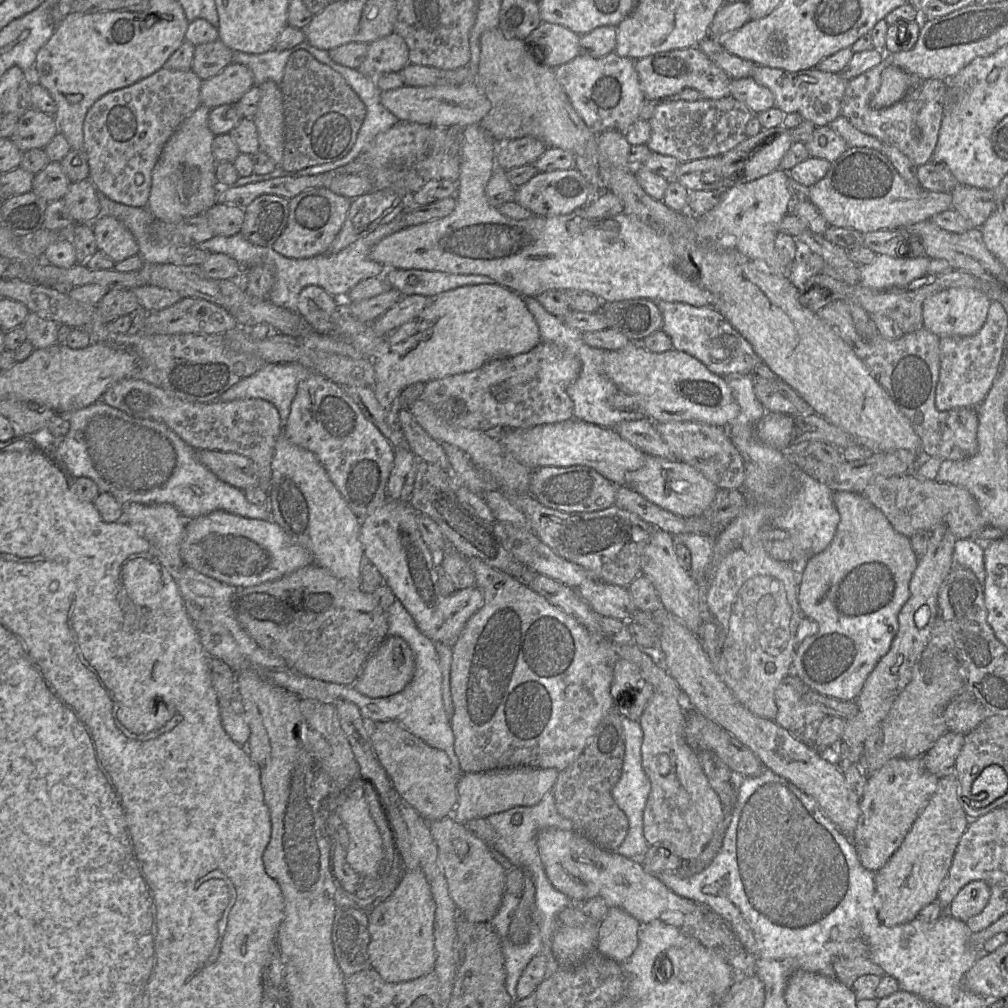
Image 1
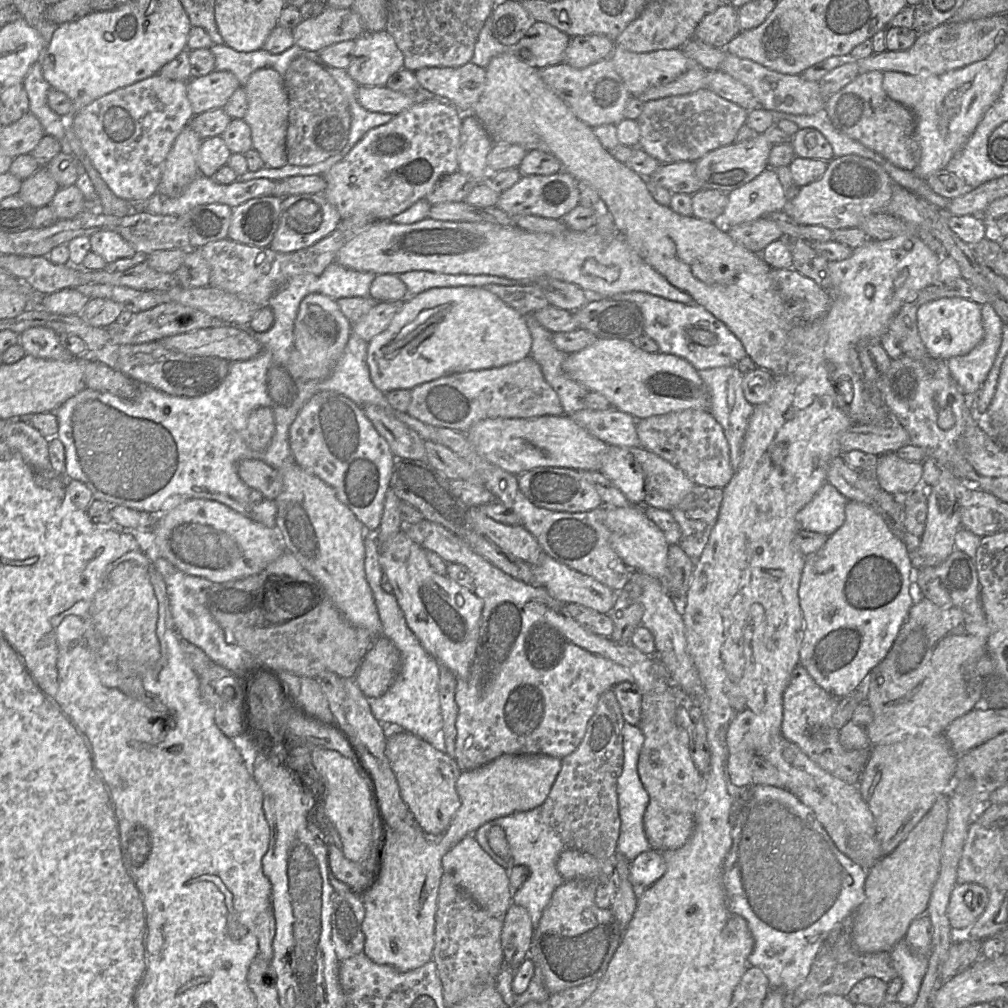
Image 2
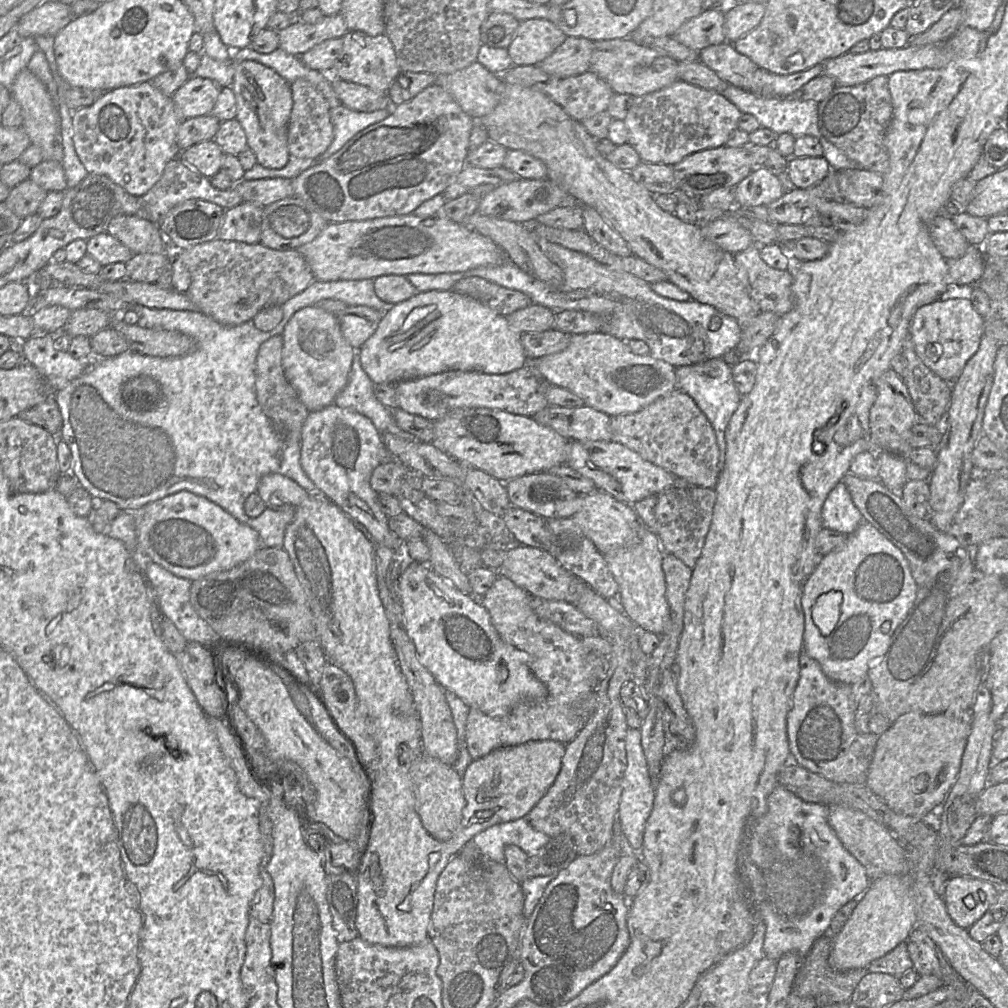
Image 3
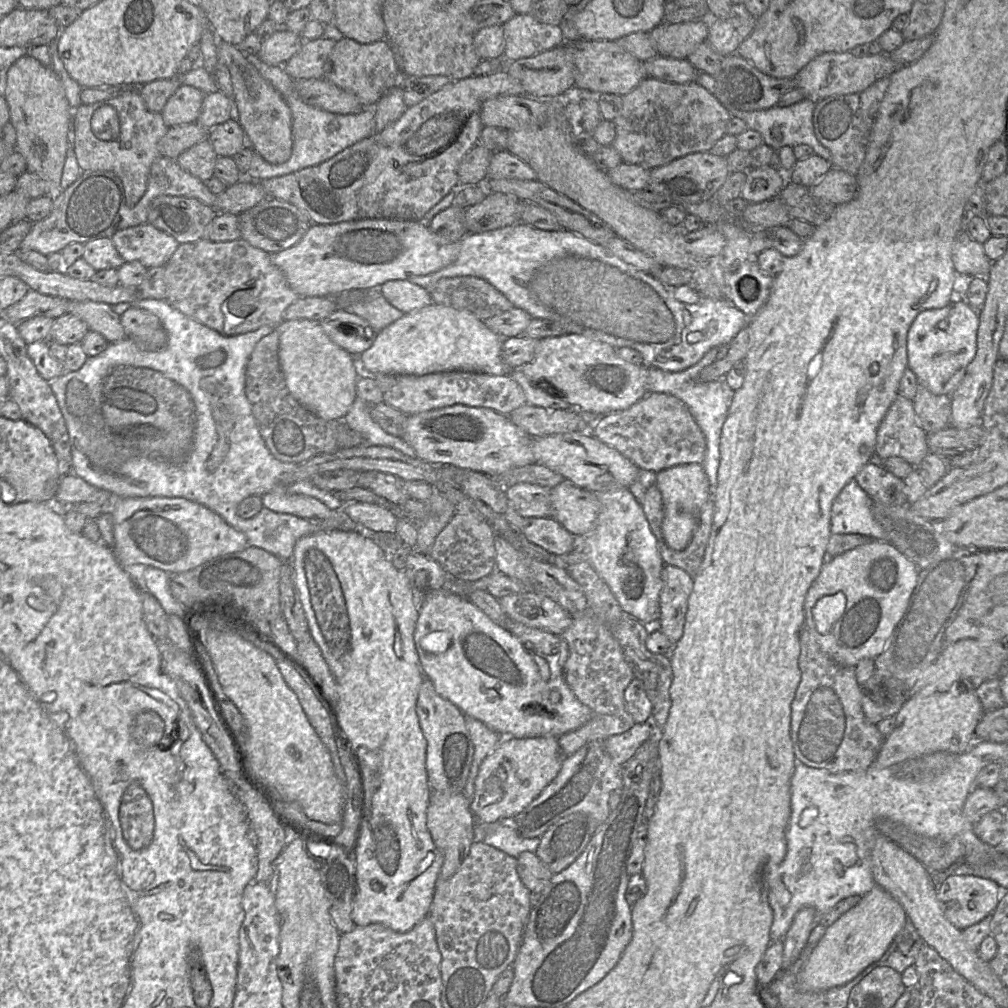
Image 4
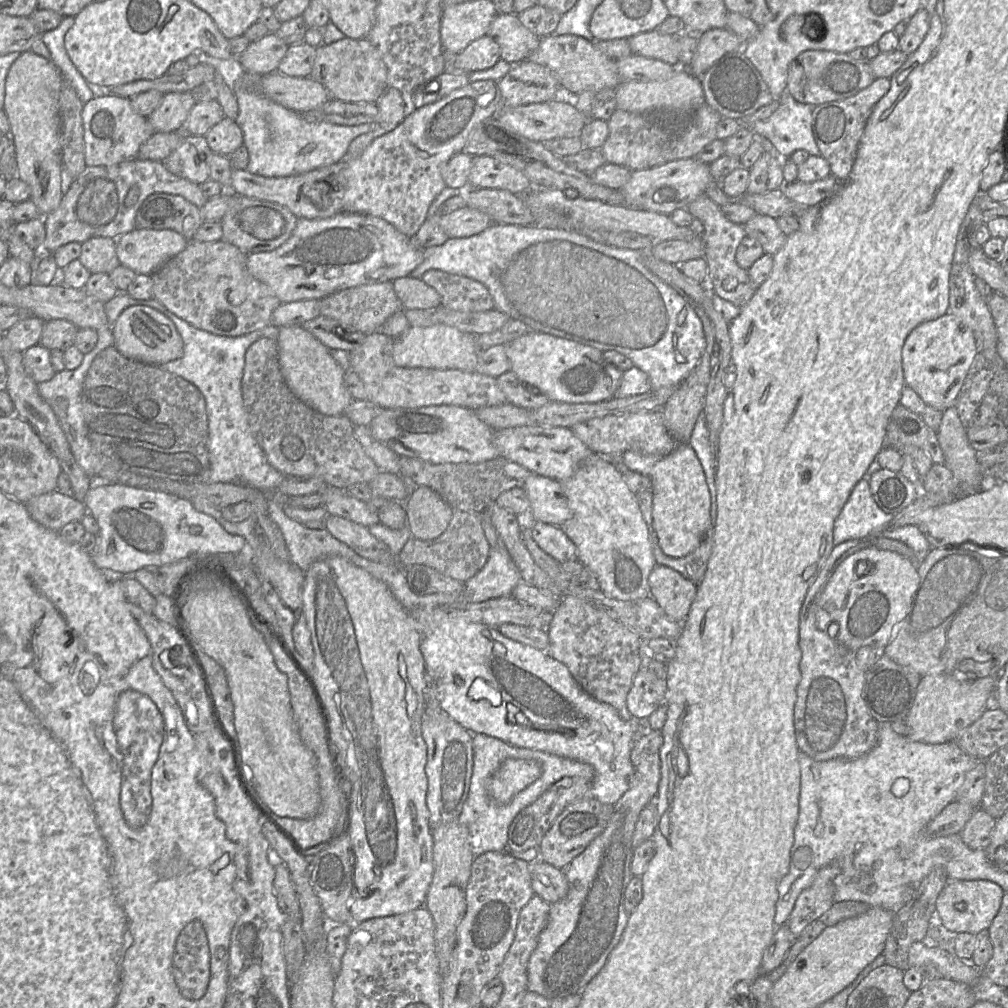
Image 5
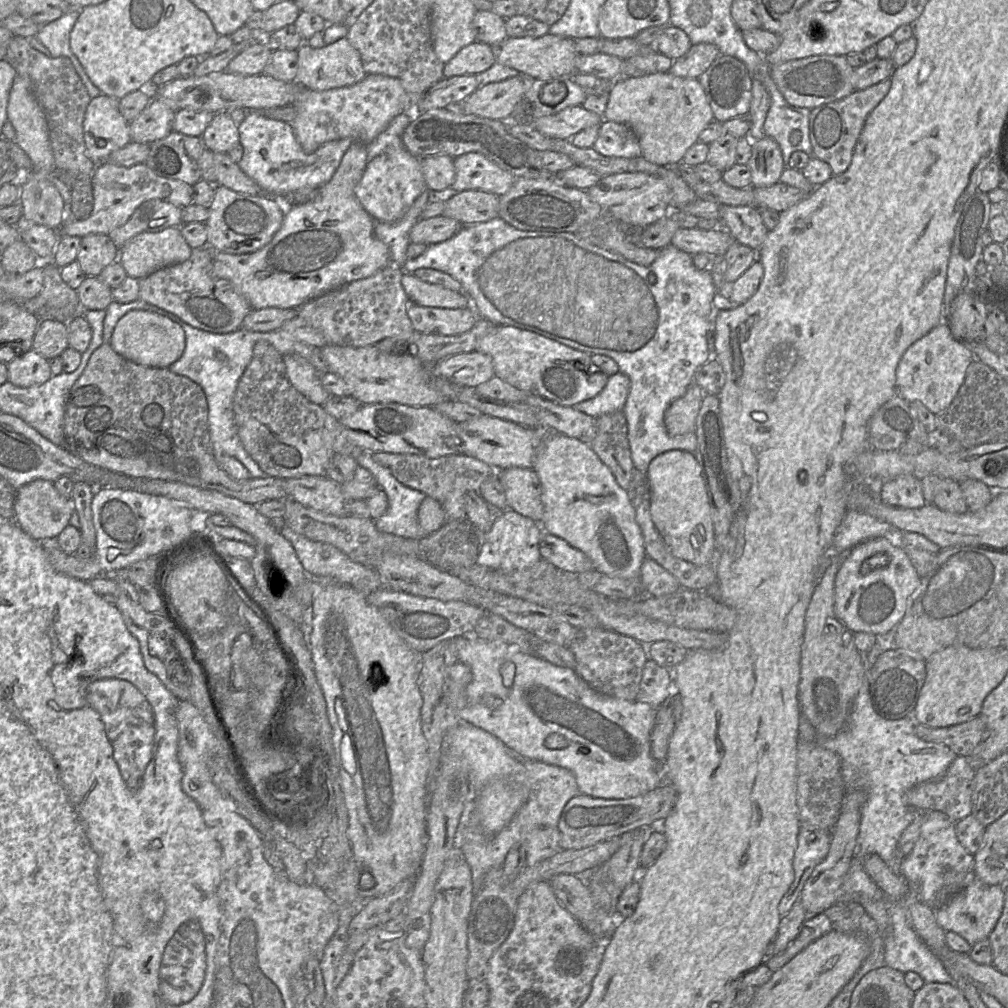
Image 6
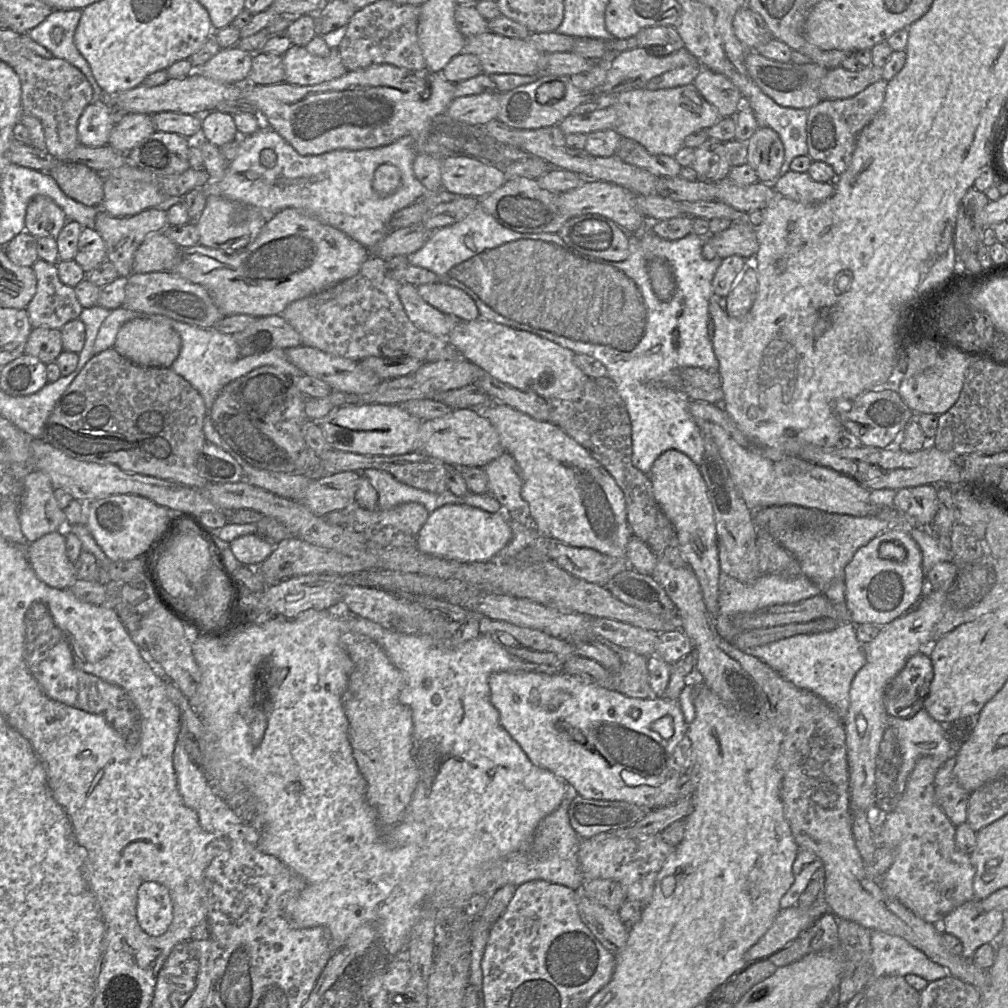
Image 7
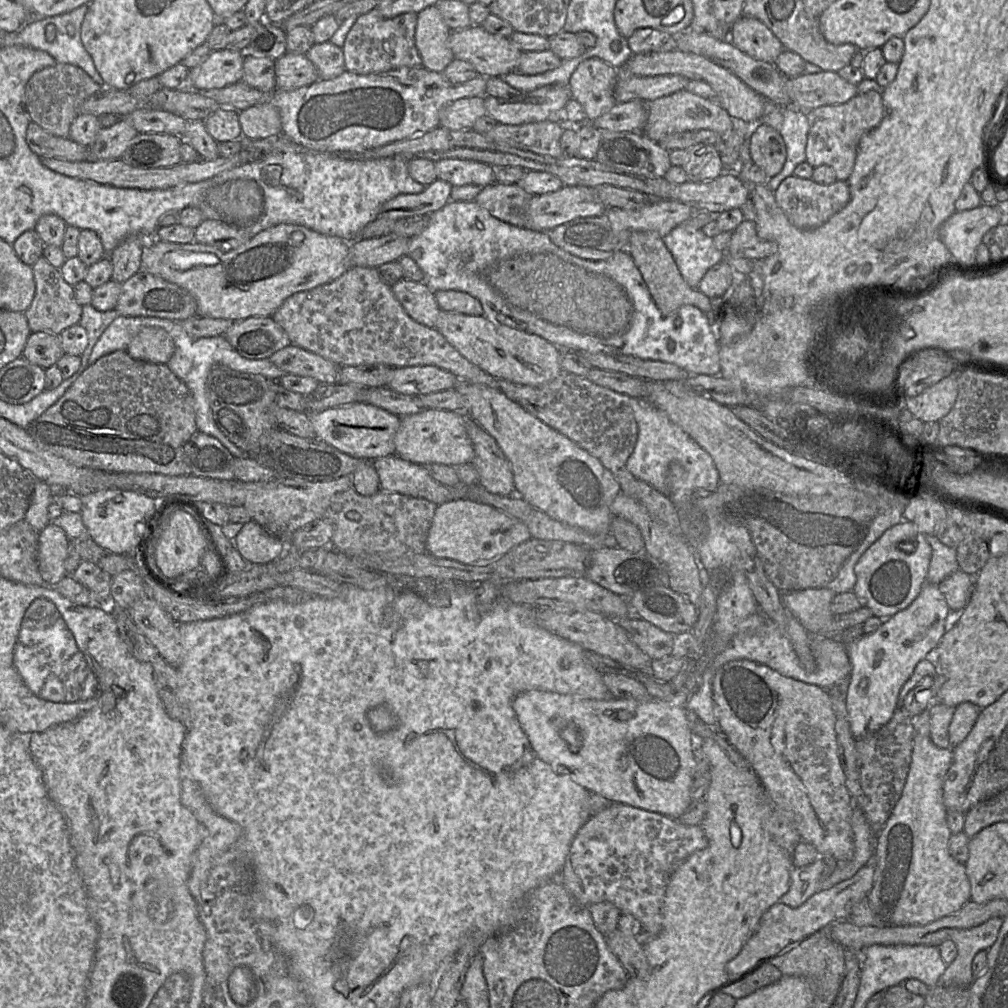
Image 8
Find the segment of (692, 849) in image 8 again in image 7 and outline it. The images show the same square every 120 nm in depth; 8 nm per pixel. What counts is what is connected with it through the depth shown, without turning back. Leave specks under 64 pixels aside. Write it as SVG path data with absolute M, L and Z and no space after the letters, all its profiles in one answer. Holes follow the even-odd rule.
M610 831L580 839L578 859L585 881L598 878L616 880L624 887L627 899L637 900L644 906L651 900L656 877L675 848L664 842L660 834L631 839Z

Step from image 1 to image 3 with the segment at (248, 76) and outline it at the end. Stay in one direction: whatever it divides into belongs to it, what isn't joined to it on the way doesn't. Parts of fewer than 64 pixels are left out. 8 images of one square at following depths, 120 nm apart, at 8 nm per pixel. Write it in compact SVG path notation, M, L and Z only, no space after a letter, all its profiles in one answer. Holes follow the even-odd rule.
M190 76L172 95L172 100L183 120L212 113L222 90L210 79Z

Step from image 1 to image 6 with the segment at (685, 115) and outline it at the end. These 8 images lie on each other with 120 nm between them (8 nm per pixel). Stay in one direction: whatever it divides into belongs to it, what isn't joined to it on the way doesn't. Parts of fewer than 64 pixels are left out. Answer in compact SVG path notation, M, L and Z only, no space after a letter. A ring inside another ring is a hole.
M603 120L592 148L603 156L633 158L642 156L634 131L623 123Z

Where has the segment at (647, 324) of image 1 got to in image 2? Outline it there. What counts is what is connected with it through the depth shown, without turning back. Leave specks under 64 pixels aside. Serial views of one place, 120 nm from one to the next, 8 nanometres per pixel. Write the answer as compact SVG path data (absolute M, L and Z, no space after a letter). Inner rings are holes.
M589 300L574 314L578 329L588 330L598 338L633 341L643 334L642 311L631 301Z

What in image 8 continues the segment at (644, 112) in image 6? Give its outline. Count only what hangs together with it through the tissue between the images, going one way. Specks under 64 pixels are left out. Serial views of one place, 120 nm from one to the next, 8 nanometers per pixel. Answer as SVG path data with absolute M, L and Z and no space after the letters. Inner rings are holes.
M686 89L646 103L647 122L642 132L652 141L659 142L664 137L678 132L712 130L721 137L728 136L733 128L734 119L716 100L710 100L689 92Z

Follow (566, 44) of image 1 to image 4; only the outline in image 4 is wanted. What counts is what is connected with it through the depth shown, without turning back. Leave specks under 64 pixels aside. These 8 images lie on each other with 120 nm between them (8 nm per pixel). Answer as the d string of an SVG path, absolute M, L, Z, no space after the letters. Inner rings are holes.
M516 13L502 27L504 58L508 62L534 56L565 42L560 25L541 23L530 13Z

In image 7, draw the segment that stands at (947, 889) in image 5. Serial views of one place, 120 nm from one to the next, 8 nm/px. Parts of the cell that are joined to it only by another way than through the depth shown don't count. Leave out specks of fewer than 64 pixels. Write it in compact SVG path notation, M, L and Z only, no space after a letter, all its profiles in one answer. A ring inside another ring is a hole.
M975 898L974 900L967 901L961 906L951 911L949 914L947 914L943 918L940 924L935 924L935 925L939 925L941 931L944 931L956 936L962 942L962 945L963 945L961 956L966 960L972 960L975 951L981 945L986 943L996 942L999 933L1002 931L1003 924L1004 924L1004 911L991 910L991 911L985 912L985 911L978 910L976 907L976 898Z

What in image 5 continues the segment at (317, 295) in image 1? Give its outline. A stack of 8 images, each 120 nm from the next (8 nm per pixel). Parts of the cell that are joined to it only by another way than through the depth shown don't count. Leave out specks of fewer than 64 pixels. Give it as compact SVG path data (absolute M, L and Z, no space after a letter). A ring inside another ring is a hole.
M302 325L278 327L278 360L285 383L306 405L324 415L344 414L352 396L344 384L346 372L332 357L330 349Z

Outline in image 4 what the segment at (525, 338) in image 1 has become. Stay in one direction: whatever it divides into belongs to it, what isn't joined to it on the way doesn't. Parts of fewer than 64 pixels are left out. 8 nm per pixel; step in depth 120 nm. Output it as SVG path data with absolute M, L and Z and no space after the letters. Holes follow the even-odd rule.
M432 303L404 313L402 317L377 332L372 345L359 356L365 374L426 375L444 371L466 371L491 375L508 375L509 368L501 357L503 338L490 330L483 320L466 310Z

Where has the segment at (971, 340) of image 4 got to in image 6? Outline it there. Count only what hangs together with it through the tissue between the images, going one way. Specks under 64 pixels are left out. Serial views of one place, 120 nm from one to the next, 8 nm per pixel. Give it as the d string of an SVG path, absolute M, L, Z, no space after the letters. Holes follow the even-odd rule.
M945 320L941 321L904 352L896 371L897 393L907 402L920 401L933 414L939 415L957 395L972 361L969 346L956 341Z

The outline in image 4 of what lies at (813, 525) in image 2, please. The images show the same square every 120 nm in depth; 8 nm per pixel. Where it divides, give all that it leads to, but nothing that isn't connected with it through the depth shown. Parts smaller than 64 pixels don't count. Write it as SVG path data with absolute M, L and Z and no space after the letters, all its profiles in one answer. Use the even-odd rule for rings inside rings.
M853 479L850 480L835 498L831 509L832 534L860 534L874 540L888 541L888 536L875 520L871 506L872 498Z

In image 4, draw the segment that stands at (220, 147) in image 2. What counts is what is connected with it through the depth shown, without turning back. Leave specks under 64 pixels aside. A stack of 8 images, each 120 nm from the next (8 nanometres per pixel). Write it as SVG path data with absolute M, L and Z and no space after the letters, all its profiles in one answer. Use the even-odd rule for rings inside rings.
M207 138L181 153L176 162L183 170L206 182L214 177L217 157Z

